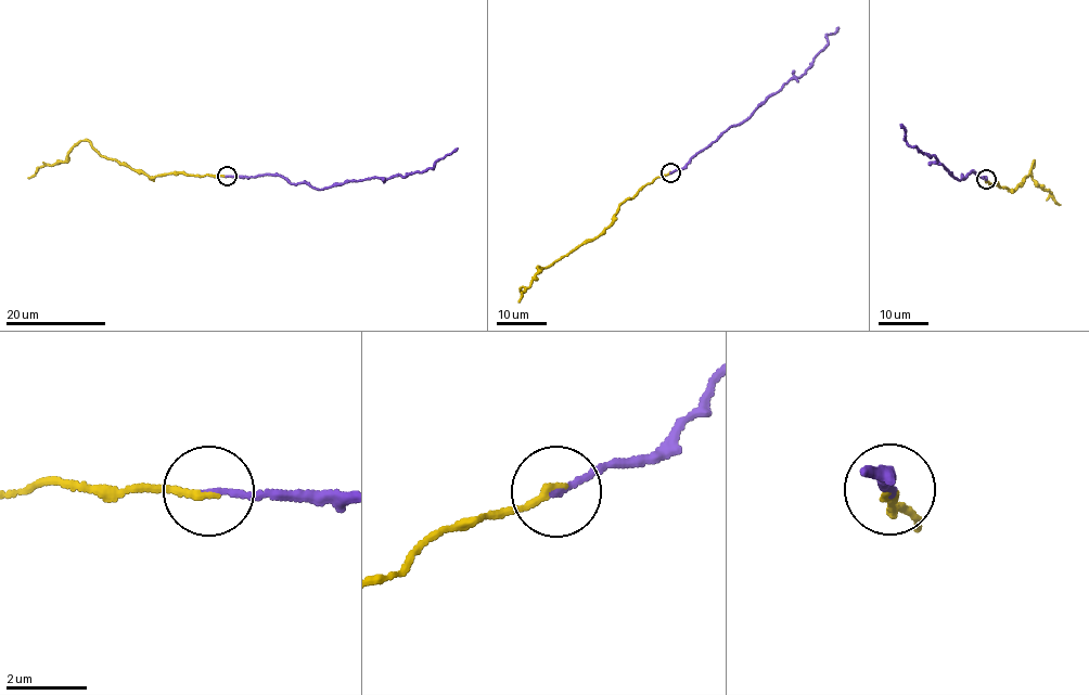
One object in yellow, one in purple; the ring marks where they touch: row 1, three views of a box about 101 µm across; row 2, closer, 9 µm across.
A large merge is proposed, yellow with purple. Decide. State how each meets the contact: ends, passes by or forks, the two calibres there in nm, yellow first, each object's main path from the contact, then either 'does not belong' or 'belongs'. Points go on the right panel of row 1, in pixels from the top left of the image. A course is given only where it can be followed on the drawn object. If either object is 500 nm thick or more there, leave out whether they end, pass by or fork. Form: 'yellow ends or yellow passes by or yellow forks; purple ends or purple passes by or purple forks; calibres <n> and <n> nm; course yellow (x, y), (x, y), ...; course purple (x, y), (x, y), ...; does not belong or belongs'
yellow ends; purple ends; calibres 170 and 200 nm; course yellow (986, 179), (985, 182), (1015, 190), (1027, 177), (1033, 162), (1030, 171), (1038, 185), (1050, 191), (1060, 205); course purple (986, 179), (974, 170), (964, 179), (963, 176), (955, 179), (934, 155), (927, 156), (910, 146), (900, 124); does not belong

